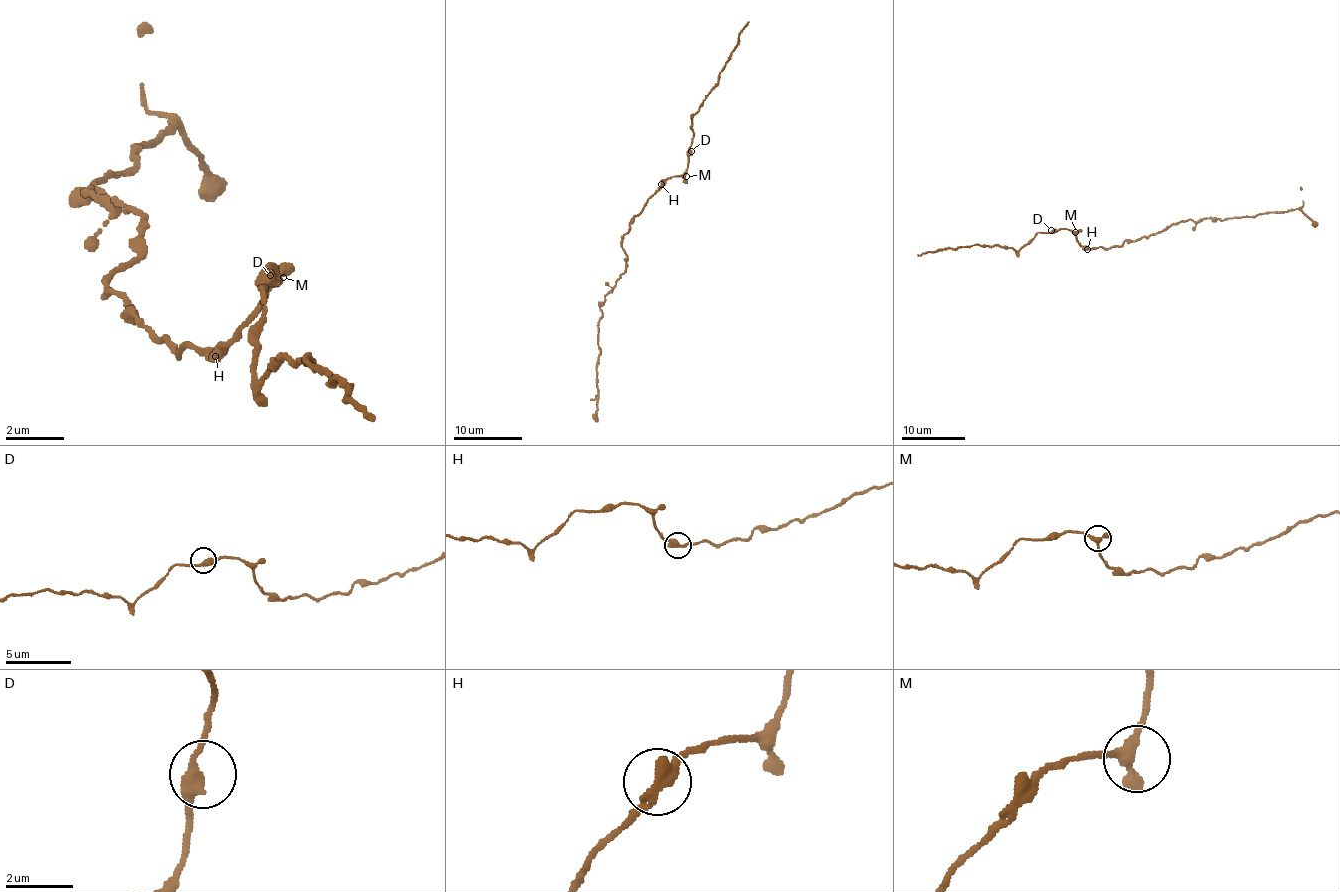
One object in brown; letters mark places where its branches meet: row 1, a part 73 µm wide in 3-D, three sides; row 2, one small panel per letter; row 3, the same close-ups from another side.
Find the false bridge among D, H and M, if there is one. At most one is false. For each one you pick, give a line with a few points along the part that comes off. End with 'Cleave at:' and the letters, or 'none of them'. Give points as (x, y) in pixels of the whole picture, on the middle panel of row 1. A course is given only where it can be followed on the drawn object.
Cleave at: none of them

